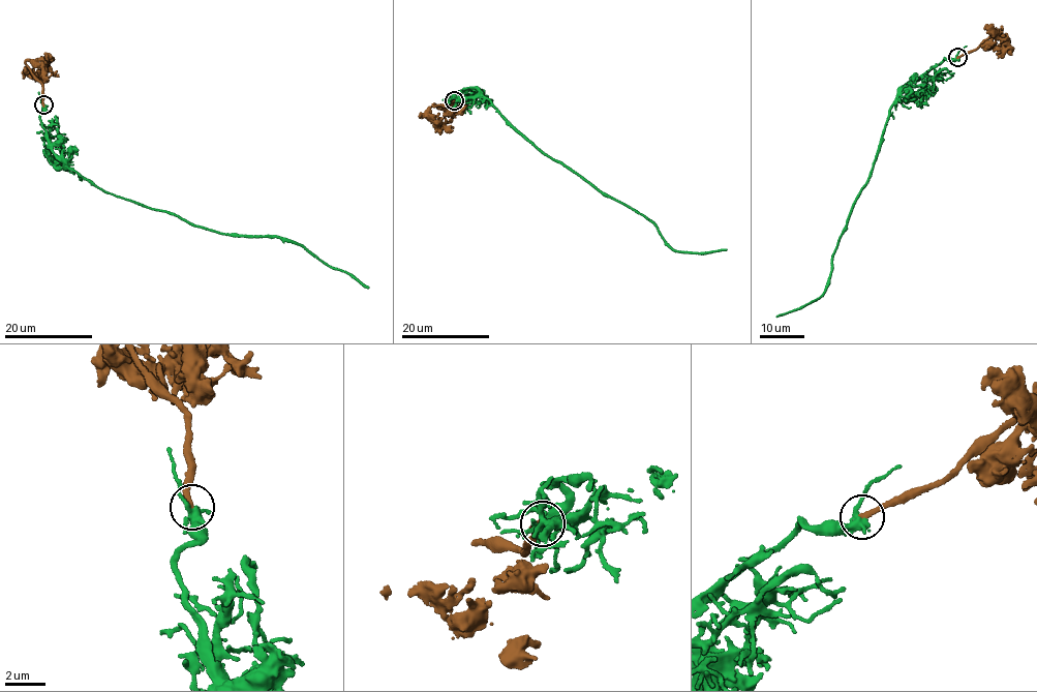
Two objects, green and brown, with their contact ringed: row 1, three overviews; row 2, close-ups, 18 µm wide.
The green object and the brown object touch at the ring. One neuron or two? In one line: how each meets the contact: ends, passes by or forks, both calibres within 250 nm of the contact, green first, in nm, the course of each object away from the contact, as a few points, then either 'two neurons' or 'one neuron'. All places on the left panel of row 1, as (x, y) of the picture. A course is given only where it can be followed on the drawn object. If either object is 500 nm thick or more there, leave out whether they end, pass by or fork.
green forks; brown ends; calibres 280 and 320 nm; course green (43, 104), (41, 122), (54, 154), (104, 190), (219, 233), (286, 240), (368, 288); course brown (43, 104), (41, 84), (33, 78), (26, 63), (27, 60), (41, 66), (42, 79), (26, 73), (23, 79); one neuron

